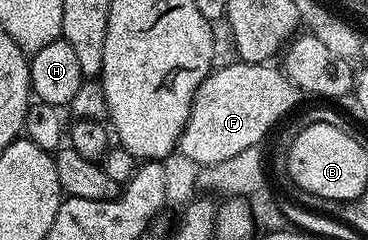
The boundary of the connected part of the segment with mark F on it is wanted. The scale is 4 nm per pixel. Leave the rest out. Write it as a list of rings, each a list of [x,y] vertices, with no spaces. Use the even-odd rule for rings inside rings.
[[[240,59],[234,62],[222,69],[214,68],[203,79],[181,132],[179,152],[199,167],[217,164],[252,145],[260,146],[269,128],[280,117],[288,118],[298,108],[297,100],[302,100],[297,84],[278,66],[276,69],[276,64],[256,65]]]

